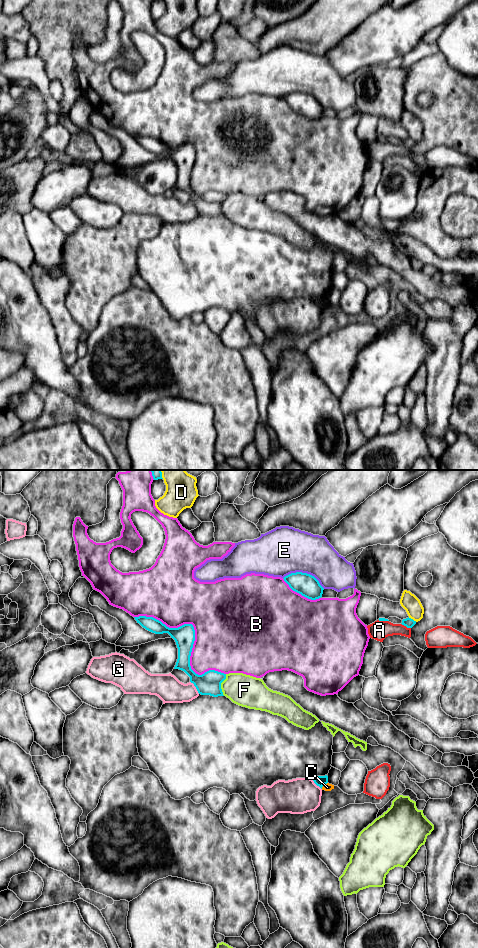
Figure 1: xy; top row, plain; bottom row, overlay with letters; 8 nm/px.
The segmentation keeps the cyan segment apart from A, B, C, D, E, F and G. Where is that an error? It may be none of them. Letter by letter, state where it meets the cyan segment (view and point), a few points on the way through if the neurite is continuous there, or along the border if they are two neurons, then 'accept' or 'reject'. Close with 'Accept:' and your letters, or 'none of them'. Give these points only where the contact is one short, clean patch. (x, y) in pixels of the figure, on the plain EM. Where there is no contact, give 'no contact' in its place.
A: meets cyan in xy at (406, 146); reject
B: meets cyan in xy at (194, 155); reject
C: meets cyan in xy at (324, 304); border along xy (327, 302), (321, 308); reject
D: meets cyan in xy at (412, 139); reject
E: meets cyan in xy at (304, 93); reject
F: meets cyan in xy at (220, 205); reject
G: meets cyan in xy at (195, 206); reject
Accept: none of them

